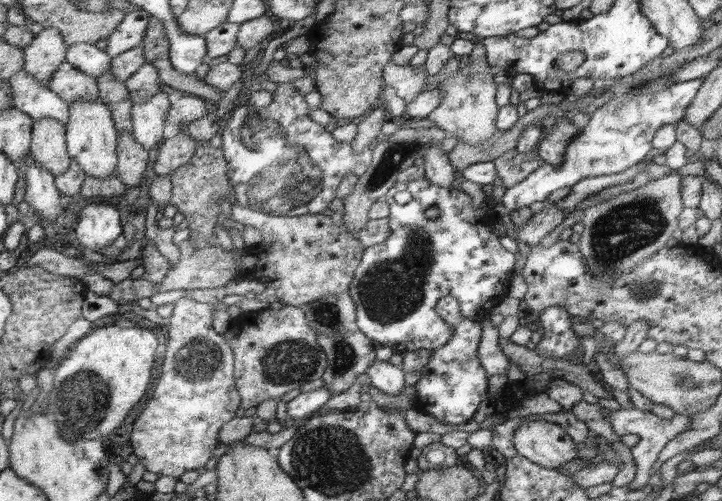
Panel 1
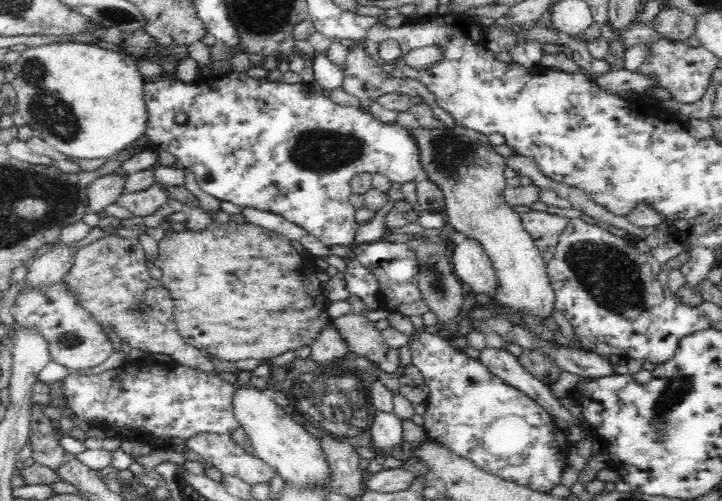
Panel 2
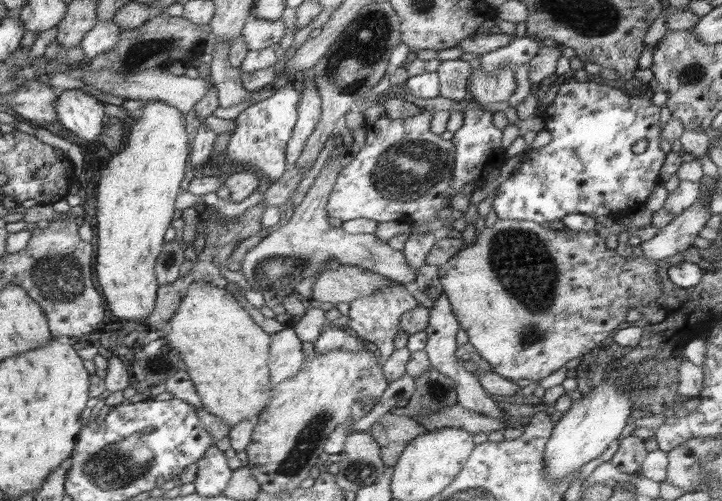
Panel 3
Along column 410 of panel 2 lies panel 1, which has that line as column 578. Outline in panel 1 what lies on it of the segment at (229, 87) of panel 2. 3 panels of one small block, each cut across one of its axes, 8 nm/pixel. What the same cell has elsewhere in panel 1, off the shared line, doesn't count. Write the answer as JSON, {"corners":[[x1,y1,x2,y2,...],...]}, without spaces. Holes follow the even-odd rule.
{"corners":[[702,79,677,82,652,94,616,94,606,104,599,106,588,124,580,128,581,131,566,147,562,165,541,164,526,179,504,192,502,206,512,213,520,208,530,207,533,202,546,200,558,189,571,188,584,178,620,174,636,166,652,150,650,140,654,138,653,134,658,128,665,124,676,124,685,118,688,105,700,91,703,82]]}

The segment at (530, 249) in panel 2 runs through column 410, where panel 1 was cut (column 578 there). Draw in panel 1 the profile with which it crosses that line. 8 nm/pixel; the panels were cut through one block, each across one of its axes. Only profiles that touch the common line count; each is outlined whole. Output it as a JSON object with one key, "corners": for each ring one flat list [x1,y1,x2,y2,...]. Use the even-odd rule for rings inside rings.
{"corners":[[560,120,556,128,542,134,538,146,538,156,543,164,562,165,566,147,581,130,569,120]]}

